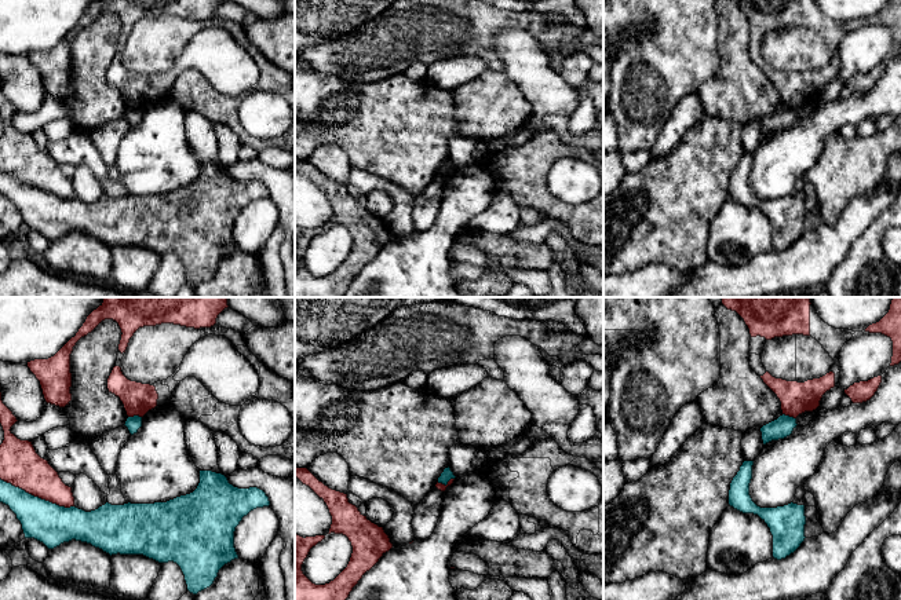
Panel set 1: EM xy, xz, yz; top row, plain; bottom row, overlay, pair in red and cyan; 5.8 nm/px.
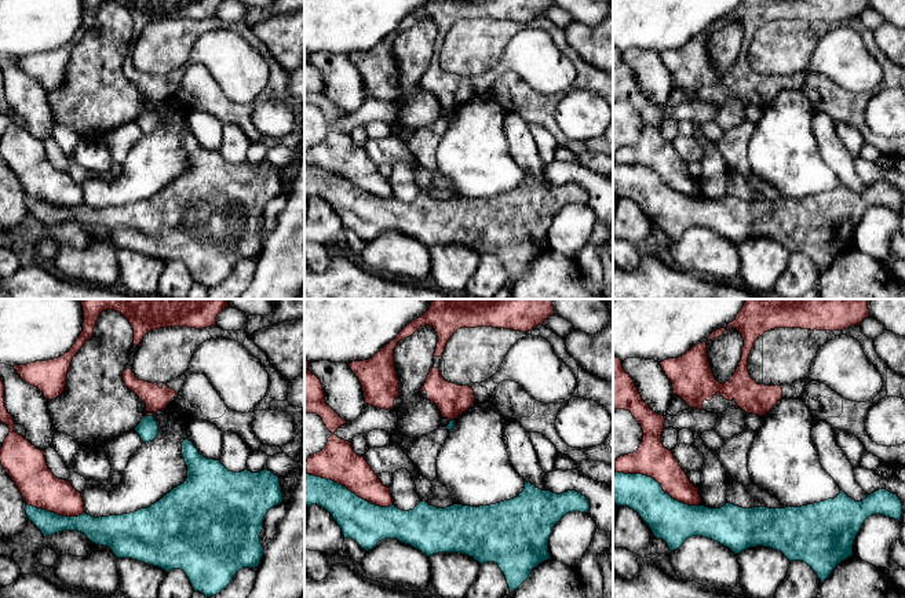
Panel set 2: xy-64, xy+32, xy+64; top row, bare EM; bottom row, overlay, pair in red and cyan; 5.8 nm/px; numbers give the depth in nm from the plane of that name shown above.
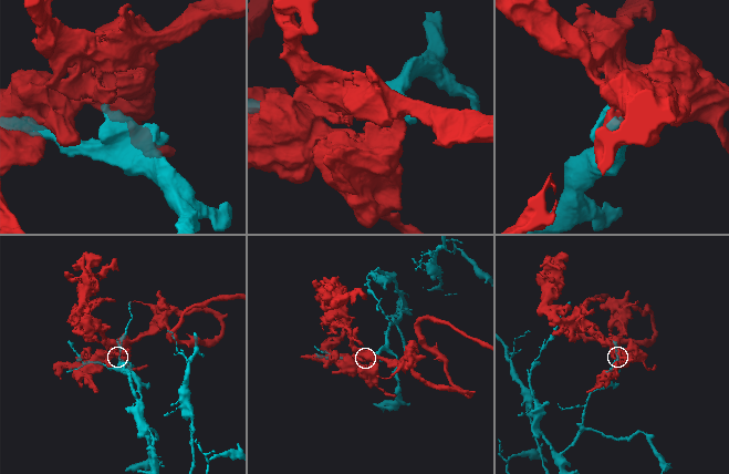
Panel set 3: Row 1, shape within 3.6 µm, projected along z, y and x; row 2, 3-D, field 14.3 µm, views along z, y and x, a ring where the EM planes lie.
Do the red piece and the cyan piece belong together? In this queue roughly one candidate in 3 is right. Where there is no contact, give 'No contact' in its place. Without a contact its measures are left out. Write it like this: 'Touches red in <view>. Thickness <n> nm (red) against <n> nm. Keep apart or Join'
Touches red in xy. Thickness 240 nm (red) against 240 nm. Keep apart

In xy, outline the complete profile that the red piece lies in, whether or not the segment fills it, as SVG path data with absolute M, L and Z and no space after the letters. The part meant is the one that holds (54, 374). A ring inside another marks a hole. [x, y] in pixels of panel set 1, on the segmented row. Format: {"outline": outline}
{"outline": "M103 297L103 303L87 317L76 336L72 337L54 356L30 361L28 362L28 367L40 381L45 402L65 407L72 400L70 354L73 347L102 321L113 319L118 323L123 333L118 351L123 354L128 347L130 339L139 328L161 323L174 323L194 329L211 328L216 323L218 315L227 307L227 297Z"}

